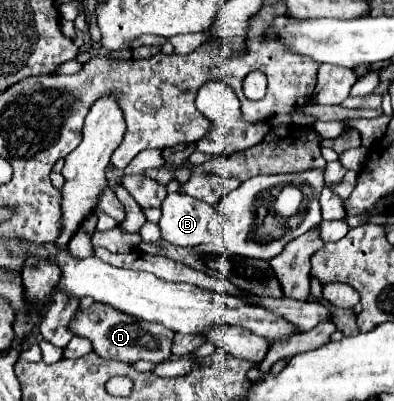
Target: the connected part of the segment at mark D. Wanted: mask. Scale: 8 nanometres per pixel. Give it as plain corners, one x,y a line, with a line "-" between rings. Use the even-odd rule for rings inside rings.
92,304
90,310
78,310
70,322
70,330
78,336
86,336
92,342
94,352
106,360
120,360
120,362
148,360
148,362
158,364
172,356
170,352
172,340
174,340
172,330
156,322
142,322
134,316
122,314
104,304

